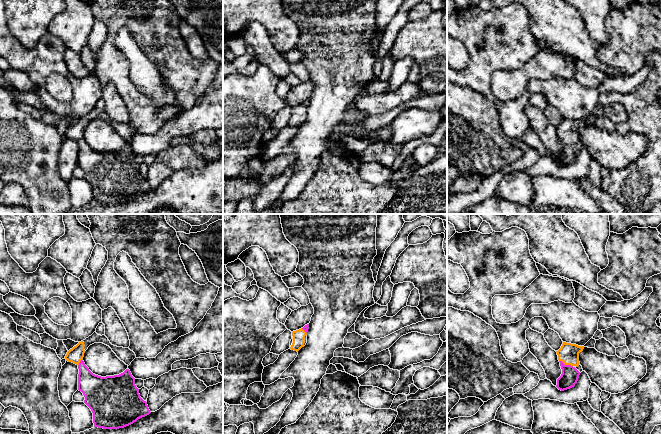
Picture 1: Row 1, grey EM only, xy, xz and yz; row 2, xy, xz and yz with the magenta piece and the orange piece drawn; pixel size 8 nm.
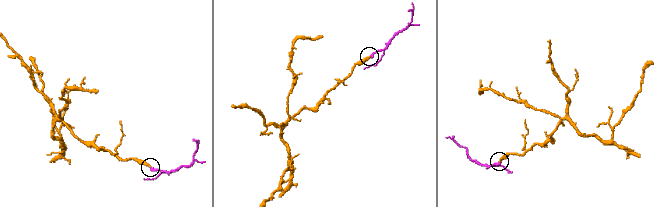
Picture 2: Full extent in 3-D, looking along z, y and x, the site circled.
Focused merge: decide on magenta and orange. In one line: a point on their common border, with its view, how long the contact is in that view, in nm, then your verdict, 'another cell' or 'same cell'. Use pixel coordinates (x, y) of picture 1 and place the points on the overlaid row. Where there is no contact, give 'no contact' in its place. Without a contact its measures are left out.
contact yz (566, 365); length 120 nm; same cell

